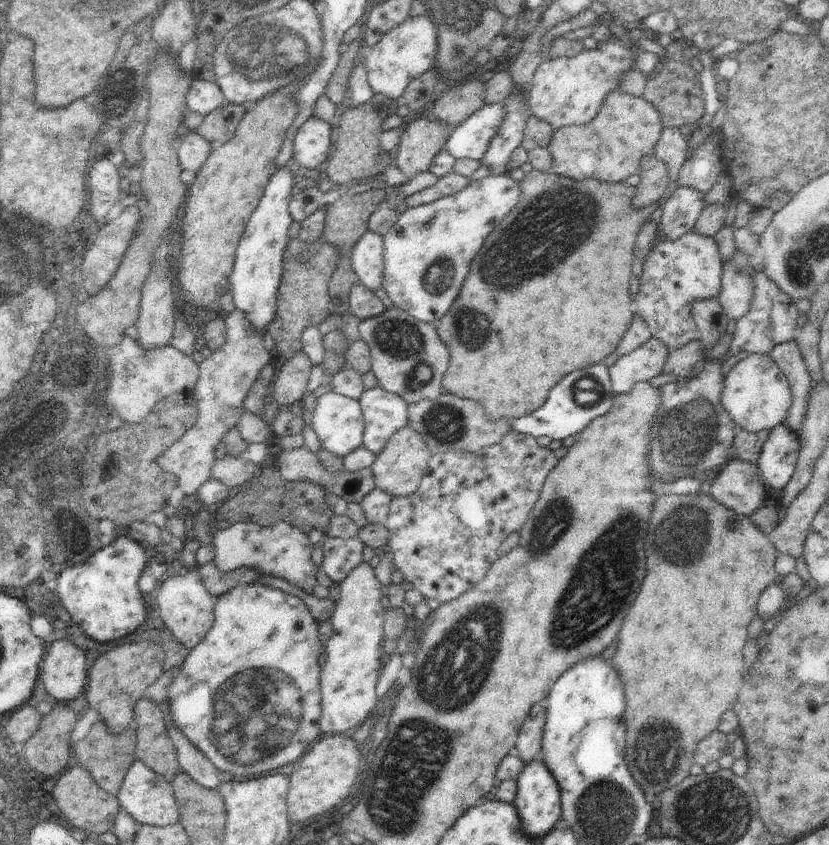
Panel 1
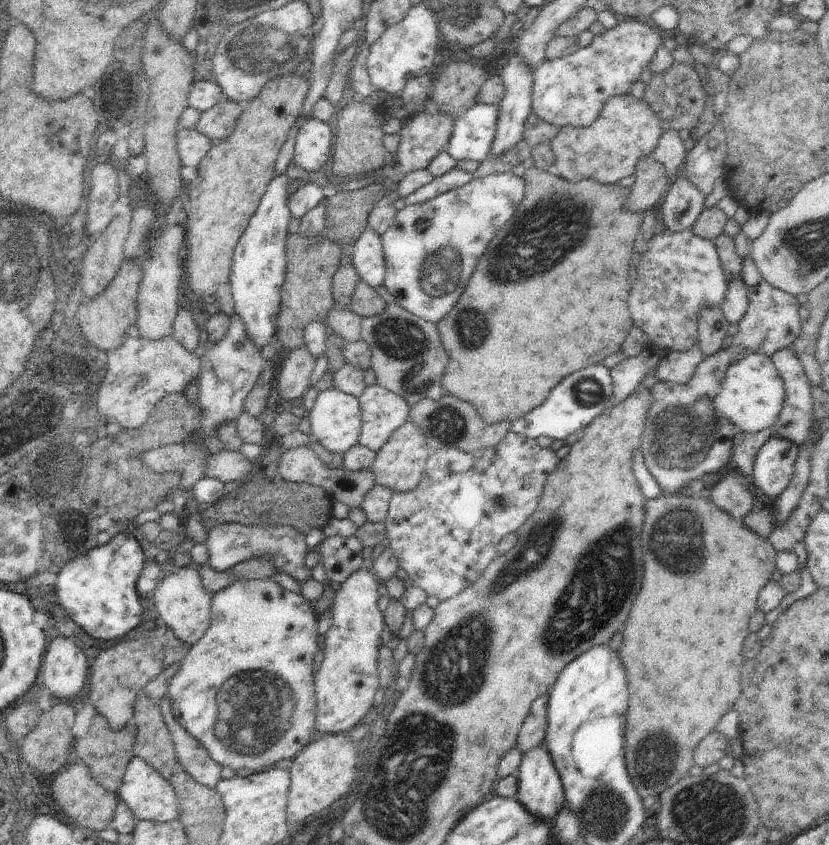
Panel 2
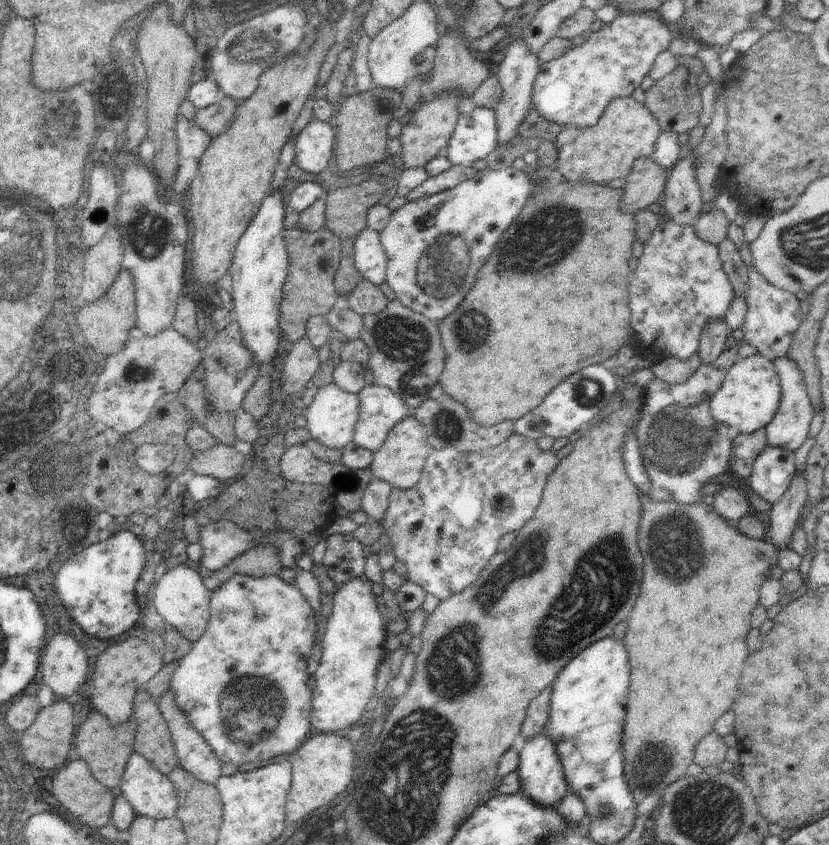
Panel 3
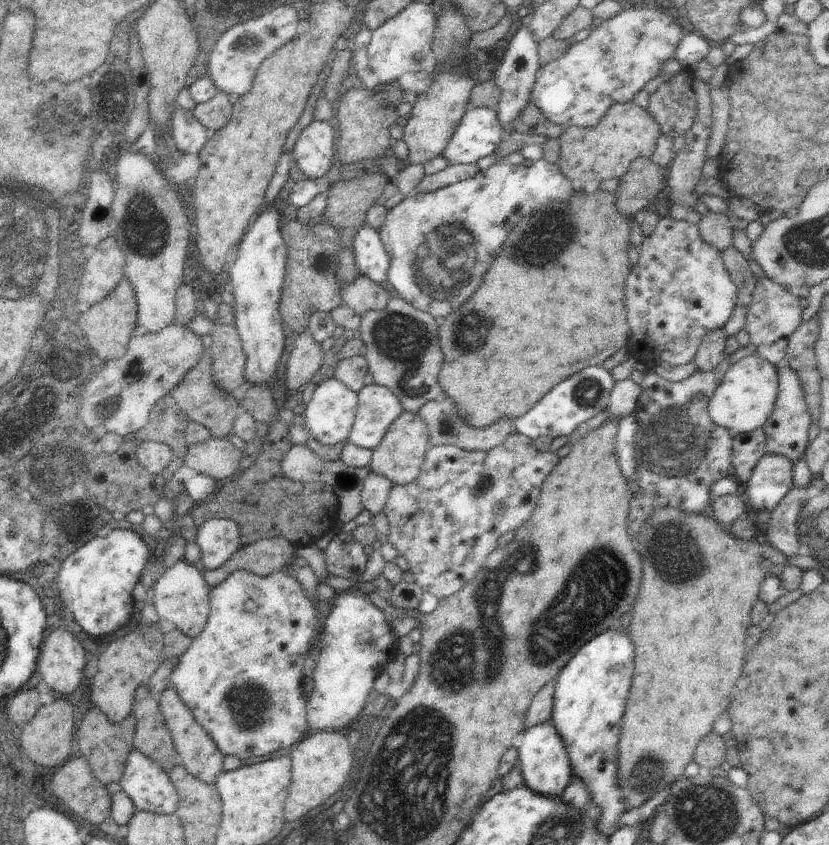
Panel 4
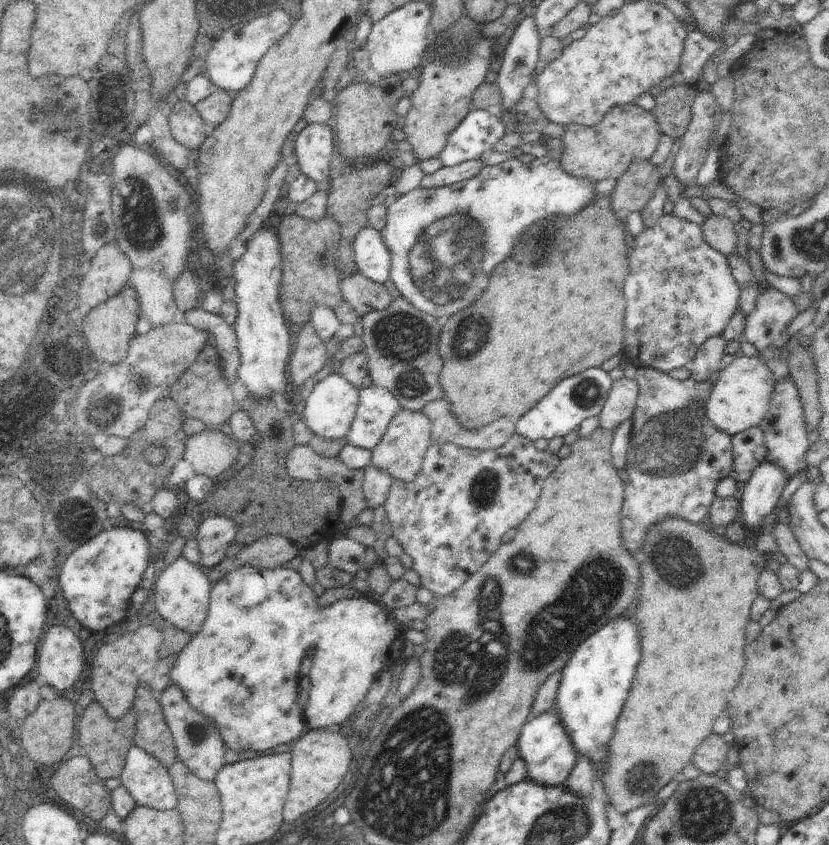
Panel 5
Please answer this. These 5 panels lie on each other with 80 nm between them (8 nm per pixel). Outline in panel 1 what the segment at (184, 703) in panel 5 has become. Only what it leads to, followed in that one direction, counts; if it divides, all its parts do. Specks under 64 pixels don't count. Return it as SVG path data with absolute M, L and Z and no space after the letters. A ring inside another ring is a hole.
M168 700L163 702L162 710L164 718L169 722L167 729L177 752L180 771L189 774L197 783L207 789L217 789L222 784L221 772L178 727L171 723Z

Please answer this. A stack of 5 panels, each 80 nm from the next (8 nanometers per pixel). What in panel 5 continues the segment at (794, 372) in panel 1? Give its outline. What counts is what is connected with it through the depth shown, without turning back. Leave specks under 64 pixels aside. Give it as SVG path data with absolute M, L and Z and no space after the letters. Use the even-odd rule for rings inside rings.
M786 376L774 386L772 400L768 404L768 412L764 414L759 427L763 432L767 449L766 462L780 466L780 470L784 470L790 479L800 470L807 469L806 454L809 444L806 420L804 420L804 406L799 400L798 388L790 376Z

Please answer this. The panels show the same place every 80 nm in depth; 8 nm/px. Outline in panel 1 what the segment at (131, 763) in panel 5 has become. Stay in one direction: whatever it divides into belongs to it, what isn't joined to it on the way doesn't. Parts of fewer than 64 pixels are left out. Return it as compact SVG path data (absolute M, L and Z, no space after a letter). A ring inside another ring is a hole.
M136 759L128 769L117 797L120 806L127 810L132 818L141 825L165 827L179 821L180 805L175 799L172 784L148 768L148 765L145 765L140 759Z

